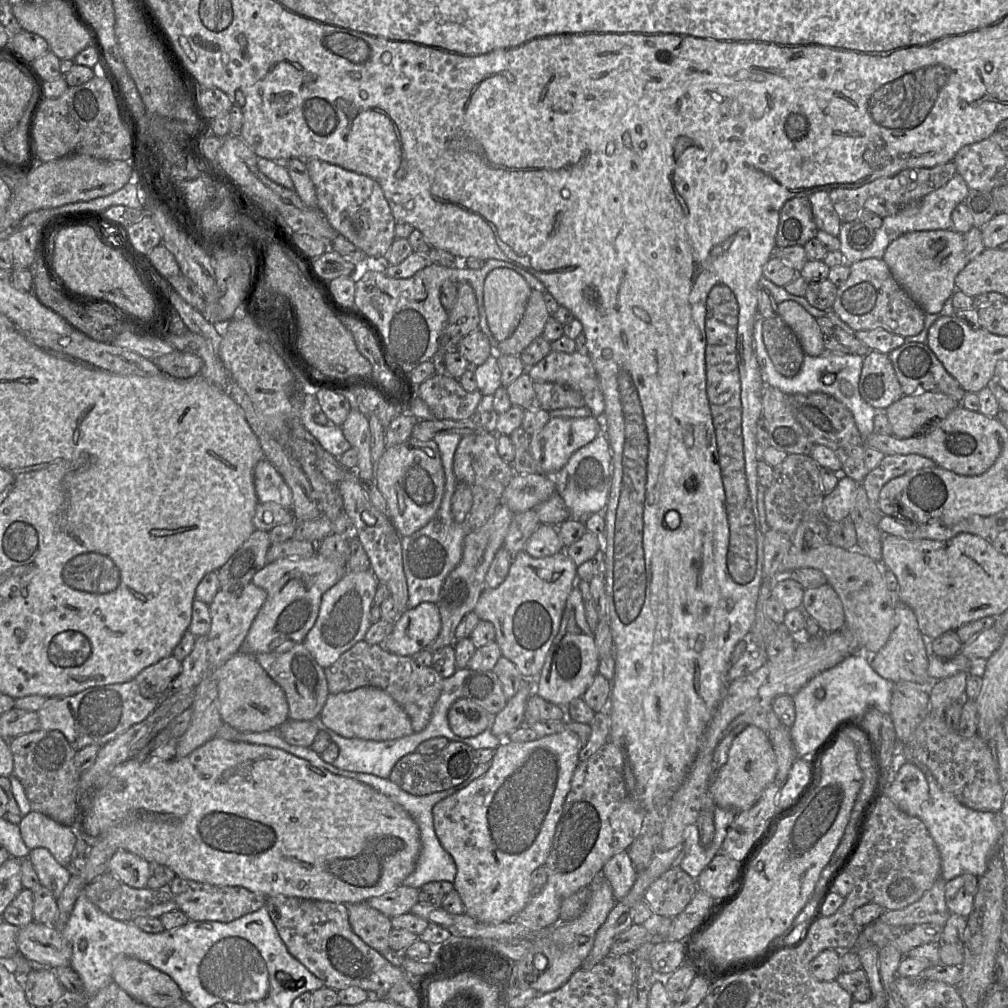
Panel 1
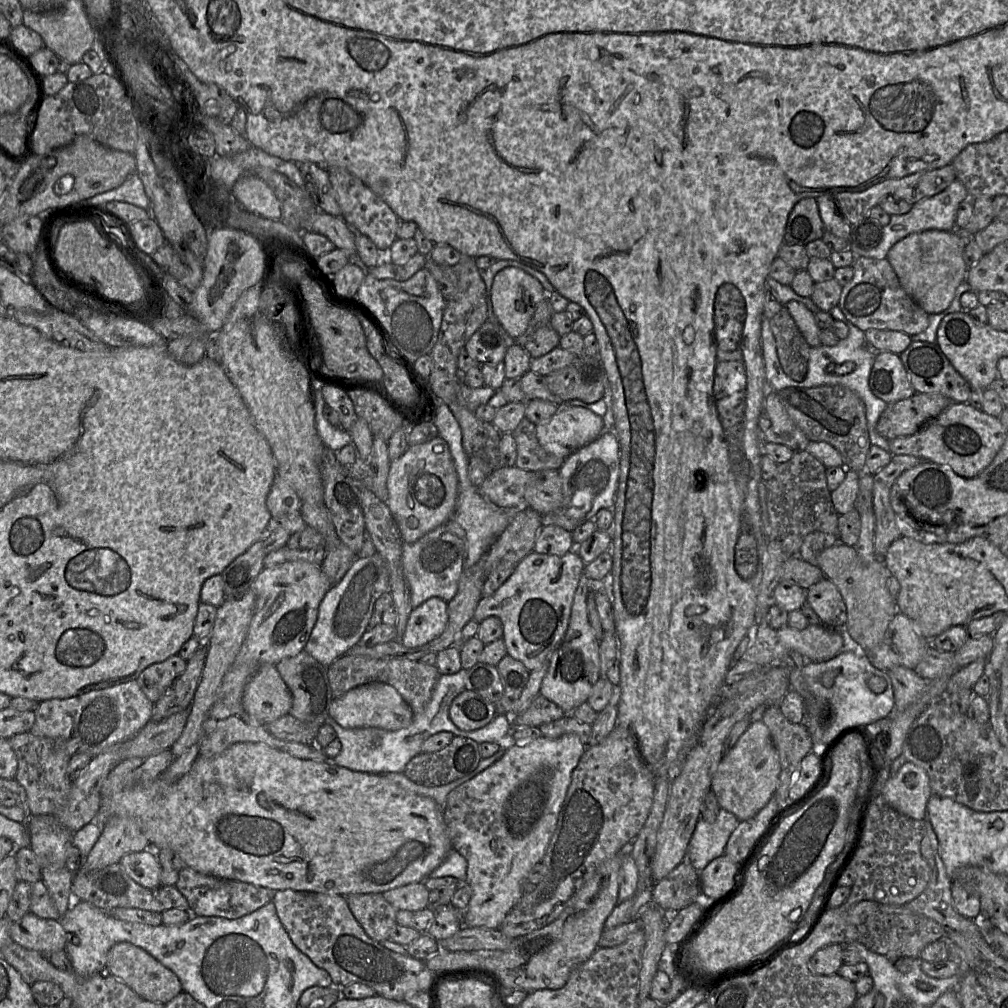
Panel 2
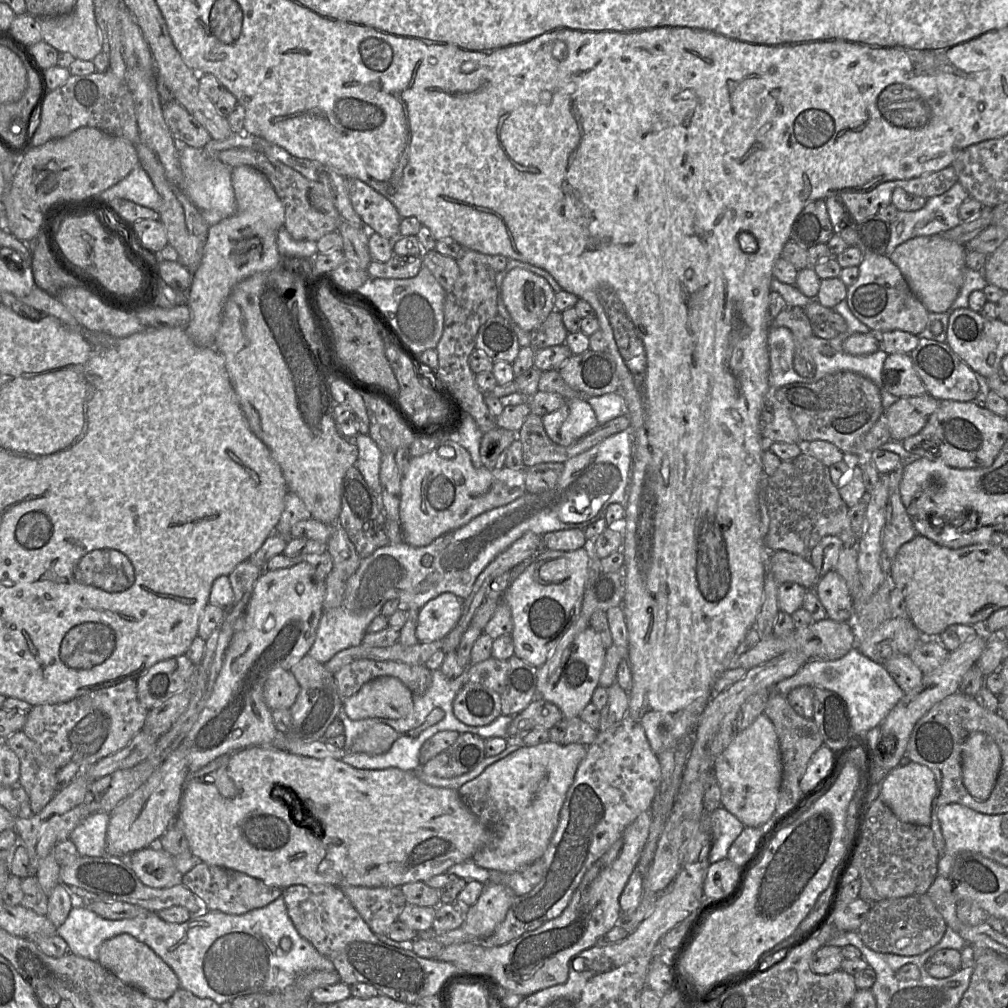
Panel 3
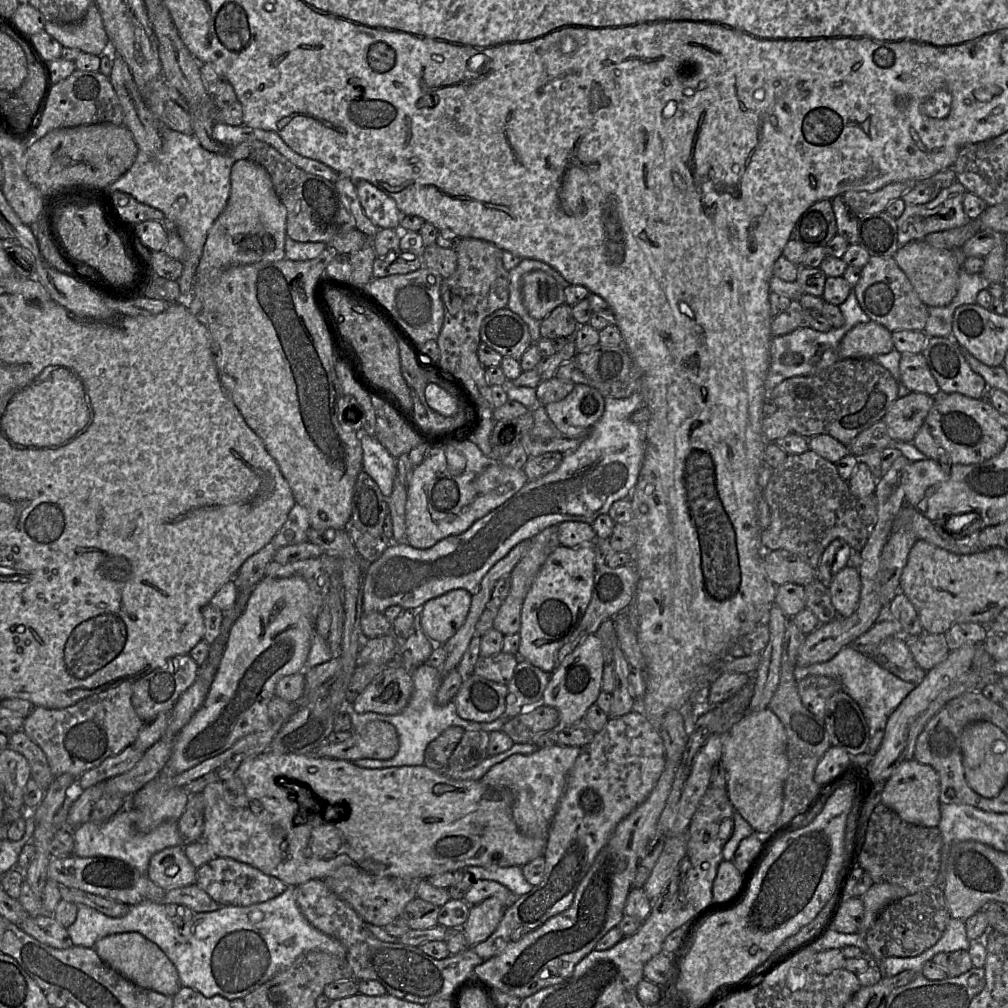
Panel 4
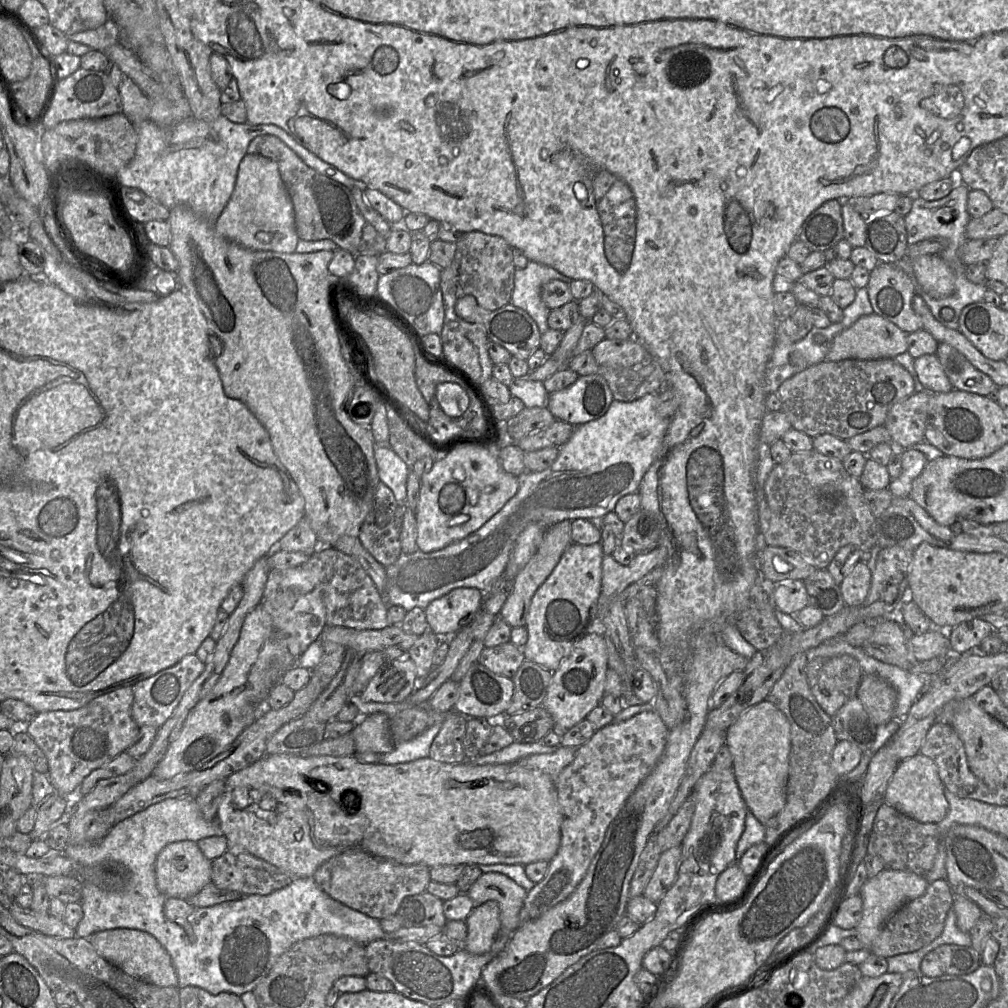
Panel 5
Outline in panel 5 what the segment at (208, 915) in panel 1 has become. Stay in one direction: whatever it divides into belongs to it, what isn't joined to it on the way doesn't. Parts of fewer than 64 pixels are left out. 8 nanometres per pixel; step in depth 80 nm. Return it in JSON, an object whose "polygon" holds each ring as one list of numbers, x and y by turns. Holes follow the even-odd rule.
{"polygon":[[228,849,211,863,211,883,220,890,237,892,244,896,268,895,288,886,293,880,288,873,244,851]]}

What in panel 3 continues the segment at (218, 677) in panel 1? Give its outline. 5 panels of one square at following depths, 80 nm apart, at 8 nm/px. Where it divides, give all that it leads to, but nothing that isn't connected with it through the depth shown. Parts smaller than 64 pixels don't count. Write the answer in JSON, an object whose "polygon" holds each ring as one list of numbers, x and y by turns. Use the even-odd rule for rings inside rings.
{"polygon":[[282,668,269,672,264,684,264,701,271,710,290,709,300,691,299,684,294,675]]}

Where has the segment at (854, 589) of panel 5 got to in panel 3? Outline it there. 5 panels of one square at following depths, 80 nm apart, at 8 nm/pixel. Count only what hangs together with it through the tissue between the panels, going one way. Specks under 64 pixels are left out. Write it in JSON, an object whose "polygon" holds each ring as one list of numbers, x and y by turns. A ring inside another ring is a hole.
{"polygon":[[831,570,820,577,814,590,827,612,827,618,839,622,849,620,853,599,842,576]]}

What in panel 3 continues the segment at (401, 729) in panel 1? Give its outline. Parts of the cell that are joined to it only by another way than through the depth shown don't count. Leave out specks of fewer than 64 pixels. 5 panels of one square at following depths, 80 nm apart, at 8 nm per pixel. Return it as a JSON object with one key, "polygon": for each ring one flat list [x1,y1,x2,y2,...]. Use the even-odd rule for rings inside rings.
{"polygon":[[380,677,344,700,342,713,351,720,400,719,412,710,413,694,399,679]]}

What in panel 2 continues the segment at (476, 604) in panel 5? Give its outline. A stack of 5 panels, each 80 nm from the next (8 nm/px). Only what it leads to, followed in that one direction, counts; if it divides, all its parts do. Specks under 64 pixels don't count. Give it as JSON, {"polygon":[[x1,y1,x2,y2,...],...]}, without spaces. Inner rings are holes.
{"polygon":[[431,597,410,613,404,634,398,638,405,647,416,648,440,636,448,623,448,602]]}

